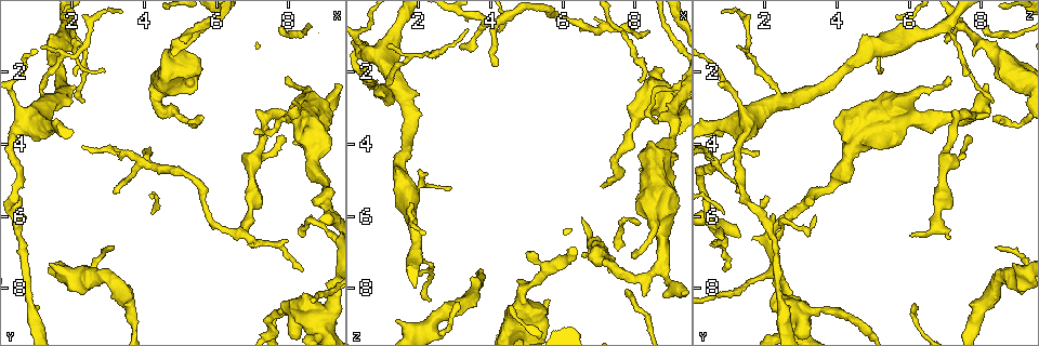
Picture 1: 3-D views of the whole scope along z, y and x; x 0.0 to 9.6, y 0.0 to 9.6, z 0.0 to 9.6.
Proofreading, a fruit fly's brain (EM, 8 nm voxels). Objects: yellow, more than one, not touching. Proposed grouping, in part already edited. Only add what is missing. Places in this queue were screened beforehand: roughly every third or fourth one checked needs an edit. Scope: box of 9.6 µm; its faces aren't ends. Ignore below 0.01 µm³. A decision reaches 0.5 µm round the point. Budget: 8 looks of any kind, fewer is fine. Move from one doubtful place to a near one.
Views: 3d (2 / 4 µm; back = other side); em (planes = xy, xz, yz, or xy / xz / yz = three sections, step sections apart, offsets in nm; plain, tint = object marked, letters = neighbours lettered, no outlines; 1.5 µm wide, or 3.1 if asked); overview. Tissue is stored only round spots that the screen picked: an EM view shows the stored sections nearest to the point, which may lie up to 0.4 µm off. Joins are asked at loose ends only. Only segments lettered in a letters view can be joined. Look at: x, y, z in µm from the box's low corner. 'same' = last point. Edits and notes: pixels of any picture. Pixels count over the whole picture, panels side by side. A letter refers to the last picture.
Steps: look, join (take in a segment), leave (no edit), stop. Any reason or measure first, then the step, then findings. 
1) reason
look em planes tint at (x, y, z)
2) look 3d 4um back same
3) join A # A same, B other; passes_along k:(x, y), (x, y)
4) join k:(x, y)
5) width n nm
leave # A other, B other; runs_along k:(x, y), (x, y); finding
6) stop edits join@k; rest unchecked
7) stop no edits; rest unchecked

thin end
look em xy step 8 letters at (5.65, 3.25, 8.30)

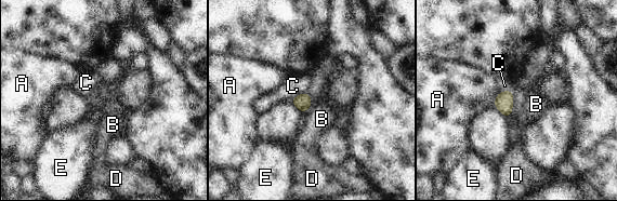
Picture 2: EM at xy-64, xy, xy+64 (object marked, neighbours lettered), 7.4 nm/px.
width 100 nm
leave # A other, B other, C other, D other, E other; border 2:(305, 92), (296, 95), (291, 99); none of them fits

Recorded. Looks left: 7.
branch stops here
look em xy step 4 letters at (8.30, 3.25, 8.20)

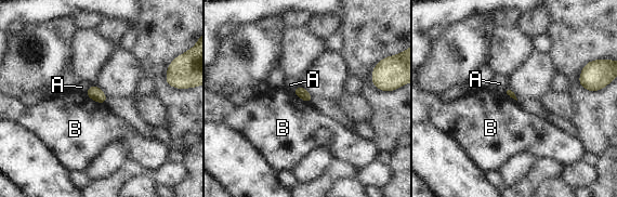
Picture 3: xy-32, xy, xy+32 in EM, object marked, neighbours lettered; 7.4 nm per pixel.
leave # A other, B other; none of them fits

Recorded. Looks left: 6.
tapers out
look em xz step 4 plain at (4.15, 4.30, 1.85)

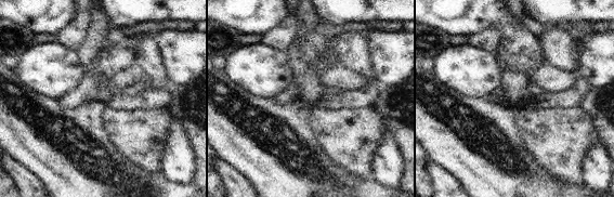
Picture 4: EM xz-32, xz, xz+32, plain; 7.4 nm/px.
what lies round it
look em xz step 4 letters same

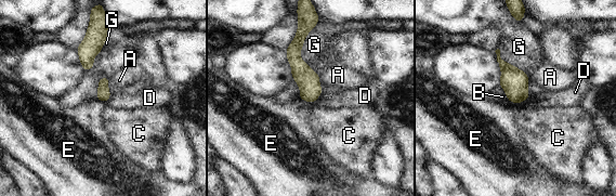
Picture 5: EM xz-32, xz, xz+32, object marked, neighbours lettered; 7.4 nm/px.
longest_contact G 300 nm
leave # A other, B other, C other, D other, E other, G other; runs_along 5:(301, 39), (296, 62), (312, 99); no lettered segment goes on from it

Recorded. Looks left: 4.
stop no edits; rest unchecked

